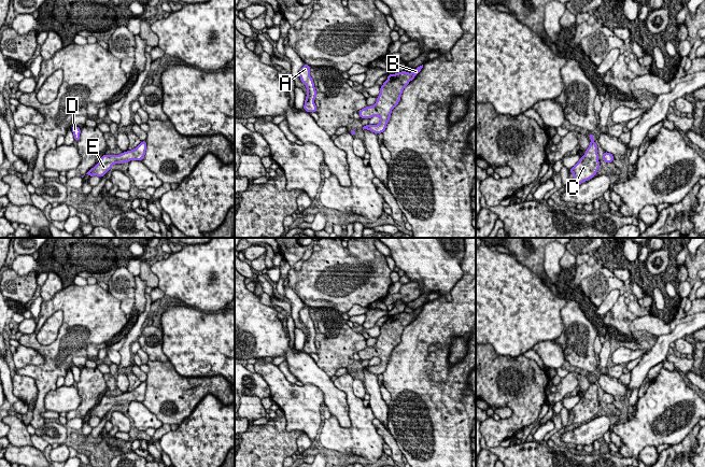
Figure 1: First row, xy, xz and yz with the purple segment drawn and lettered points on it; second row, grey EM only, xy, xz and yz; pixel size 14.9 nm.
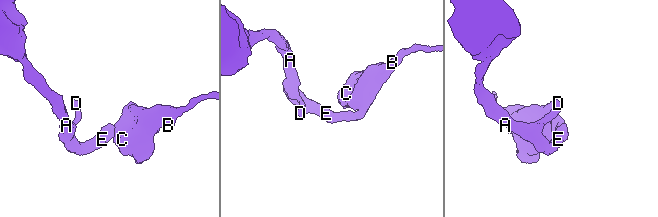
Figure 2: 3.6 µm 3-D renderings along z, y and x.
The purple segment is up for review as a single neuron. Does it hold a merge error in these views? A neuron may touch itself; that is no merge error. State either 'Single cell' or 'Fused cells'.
Single cell

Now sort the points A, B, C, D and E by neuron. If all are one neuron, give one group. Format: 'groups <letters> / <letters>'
groups A B C D E

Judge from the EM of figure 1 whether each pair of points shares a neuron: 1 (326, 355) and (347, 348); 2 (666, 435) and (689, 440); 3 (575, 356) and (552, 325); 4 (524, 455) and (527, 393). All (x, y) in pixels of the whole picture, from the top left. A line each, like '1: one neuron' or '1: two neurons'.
1: one neuron
2: two neurons
3: two neurons
4: two neurons

